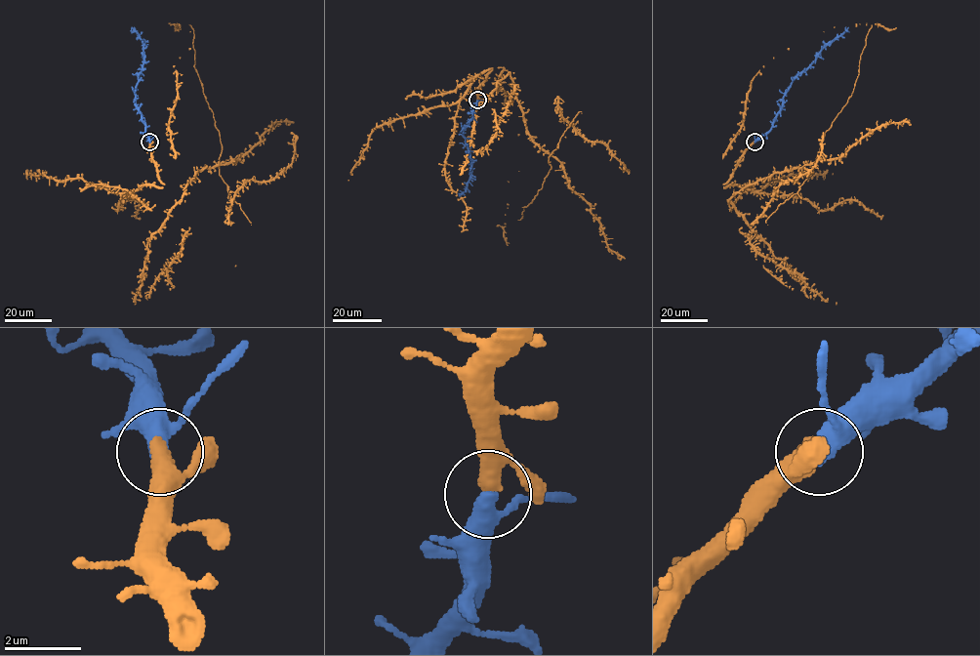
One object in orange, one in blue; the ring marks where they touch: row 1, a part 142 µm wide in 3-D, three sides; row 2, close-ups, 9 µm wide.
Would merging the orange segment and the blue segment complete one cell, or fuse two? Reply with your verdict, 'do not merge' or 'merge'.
merge

